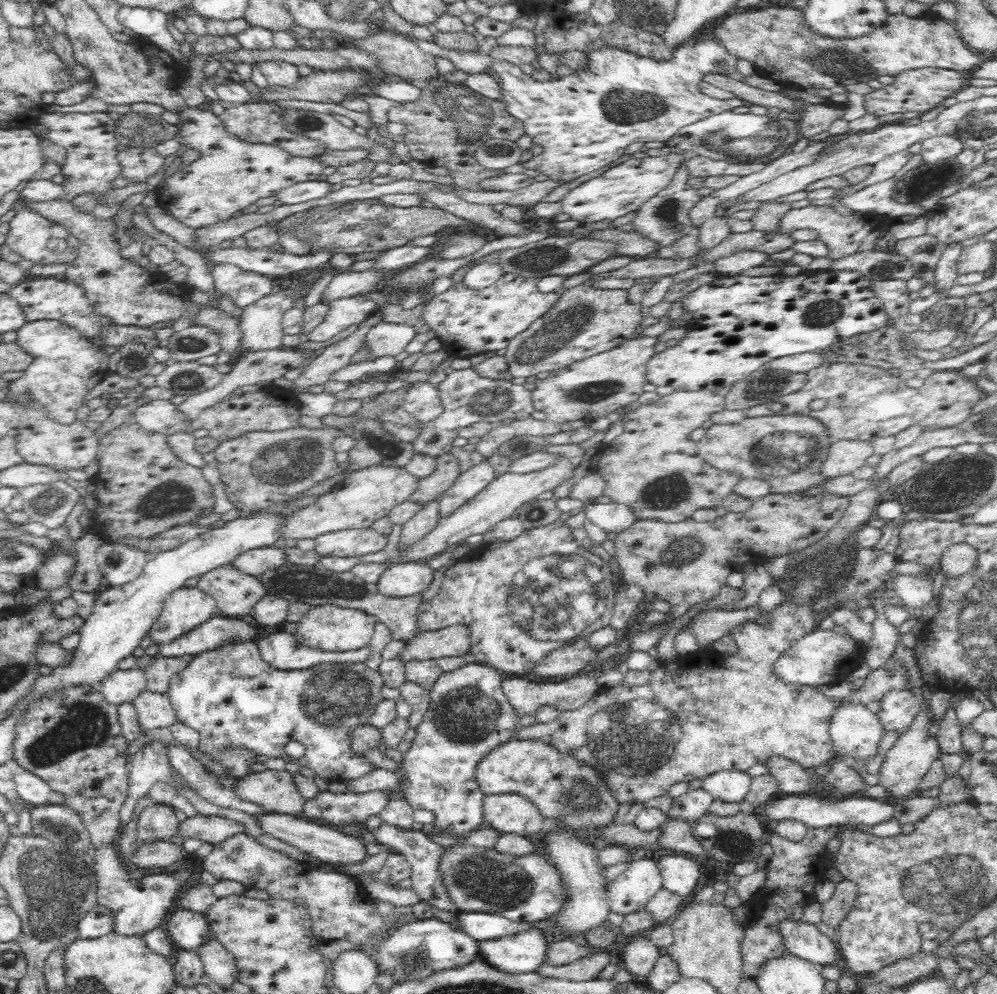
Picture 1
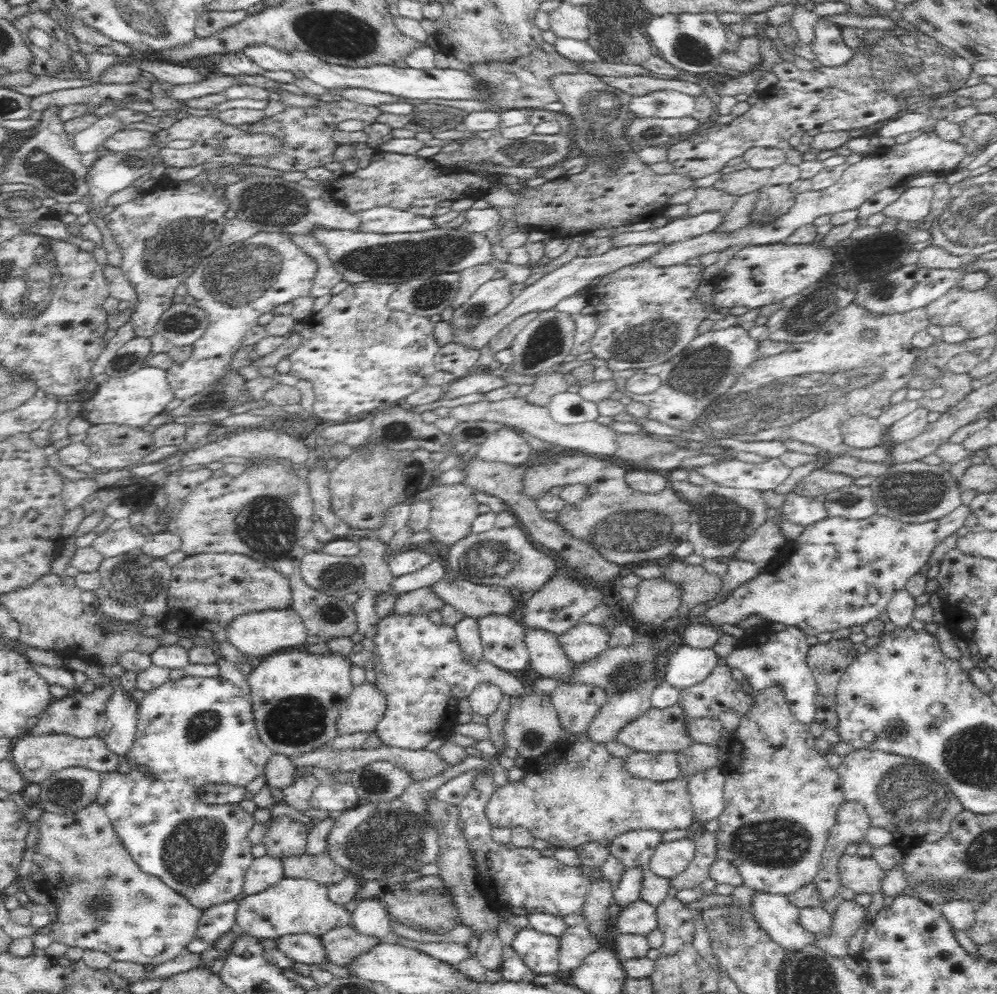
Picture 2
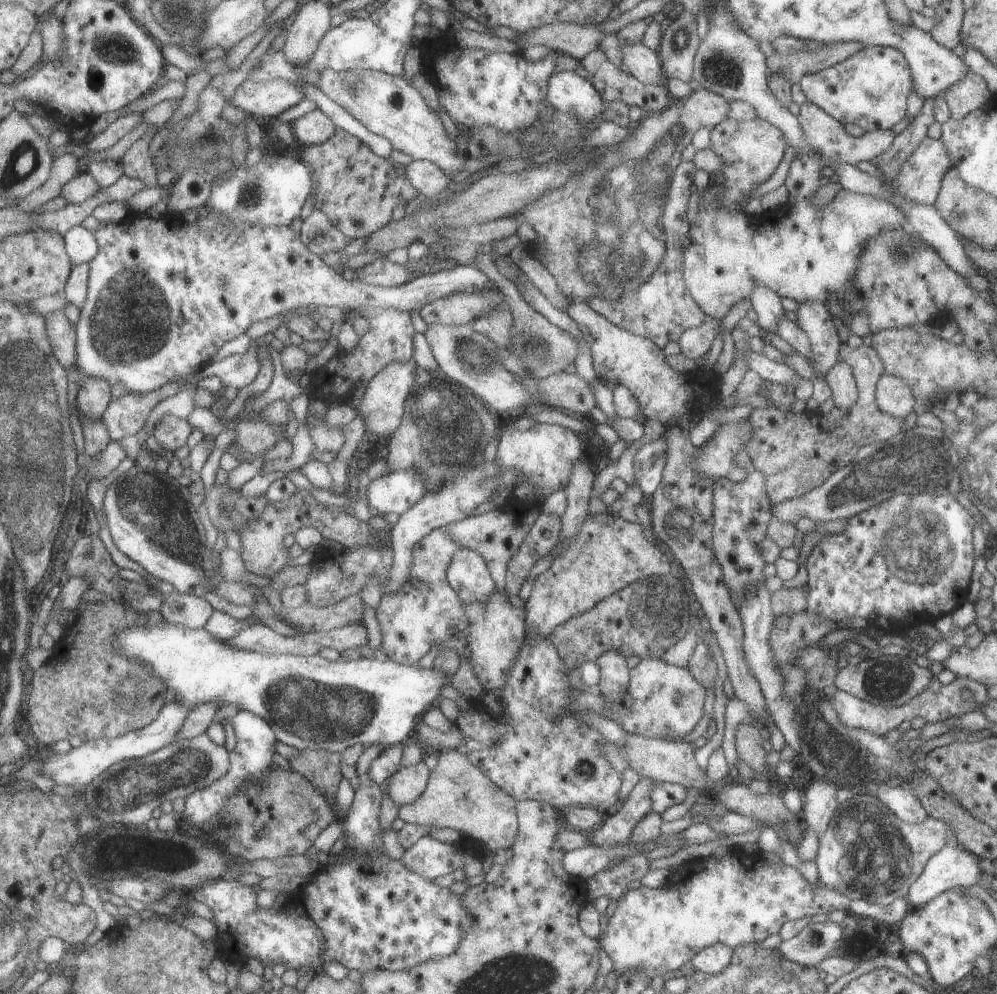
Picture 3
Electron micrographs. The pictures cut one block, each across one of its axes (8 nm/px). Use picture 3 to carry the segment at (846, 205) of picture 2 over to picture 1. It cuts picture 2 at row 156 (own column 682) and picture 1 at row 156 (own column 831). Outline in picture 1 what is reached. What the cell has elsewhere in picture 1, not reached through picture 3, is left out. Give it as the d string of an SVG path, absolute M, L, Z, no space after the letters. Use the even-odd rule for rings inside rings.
M901 150L891 154L890 156L882 158L870 169L868 176L864 180L848 183L836 189L833 197L836 200L841 200L844 196L850 196L866 186L872 186L872 184L878 184L878 182L884 182L888 178L896 176L896 173L912 158L912 154L906 150Z

